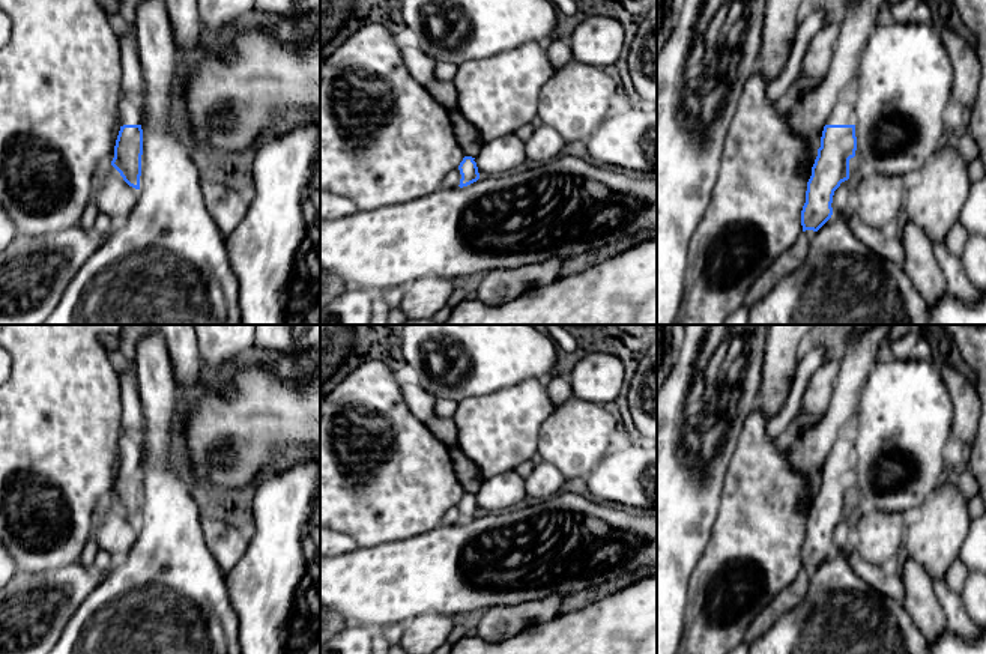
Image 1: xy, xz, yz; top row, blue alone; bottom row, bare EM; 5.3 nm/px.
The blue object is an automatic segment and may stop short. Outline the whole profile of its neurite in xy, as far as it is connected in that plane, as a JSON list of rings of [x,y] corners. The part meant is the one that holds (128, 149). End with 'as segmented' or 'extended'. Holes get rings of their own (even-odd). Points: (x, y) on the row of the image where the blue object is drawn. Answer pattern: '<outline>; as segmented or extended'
[[[120,90],[119,113],[120,131],[116,140],[111,165],[129,186],[140,189],[143,155],[141,105],[132,102]]]; extended

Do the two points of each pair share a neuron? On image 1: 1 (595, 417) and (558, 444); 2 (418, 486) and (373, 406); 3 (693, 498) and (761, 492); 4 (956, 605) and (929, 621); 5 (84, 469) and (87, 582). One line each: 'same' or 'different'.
1: same
2: same
3: different
4: different
5: different

